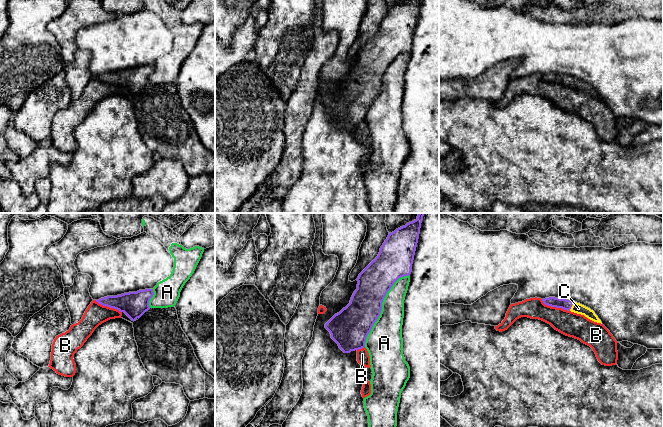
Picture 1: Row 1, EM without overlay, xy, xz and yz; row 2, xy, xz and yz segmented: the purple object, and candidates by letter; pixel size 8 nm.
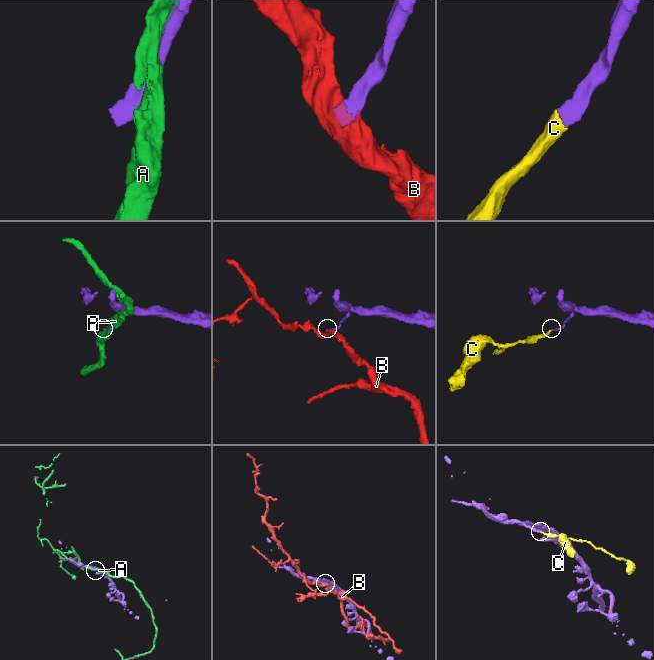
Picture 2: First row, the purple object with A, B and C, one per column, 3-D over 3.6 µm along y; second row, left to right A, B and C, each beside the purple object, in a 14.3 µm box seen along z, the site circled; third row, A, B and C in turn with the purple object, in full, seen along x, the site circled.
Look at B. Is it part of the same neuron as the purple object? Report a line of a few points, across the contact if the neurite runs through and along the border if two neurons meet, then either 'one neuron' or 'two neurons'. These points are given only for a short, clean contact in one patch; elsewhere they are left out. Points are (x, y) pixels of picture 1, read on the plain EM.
two neurons

